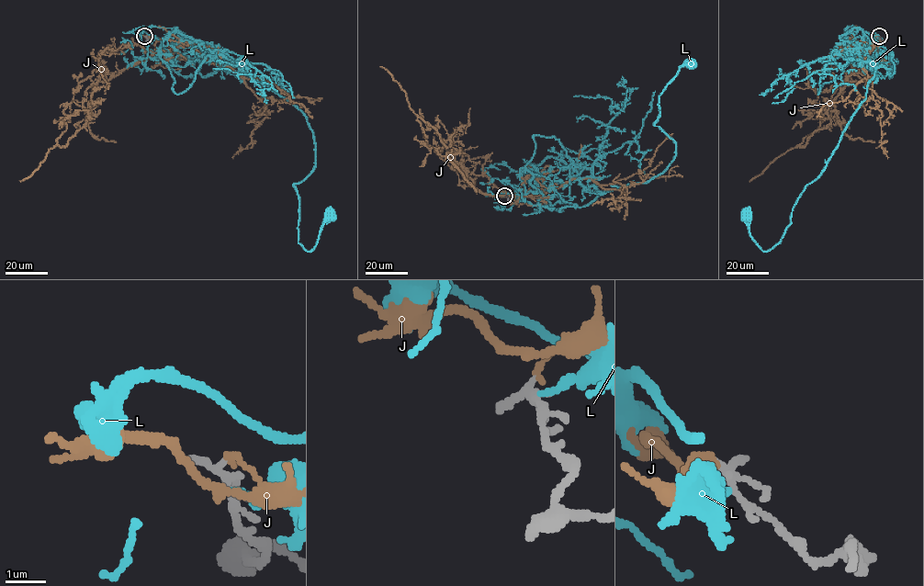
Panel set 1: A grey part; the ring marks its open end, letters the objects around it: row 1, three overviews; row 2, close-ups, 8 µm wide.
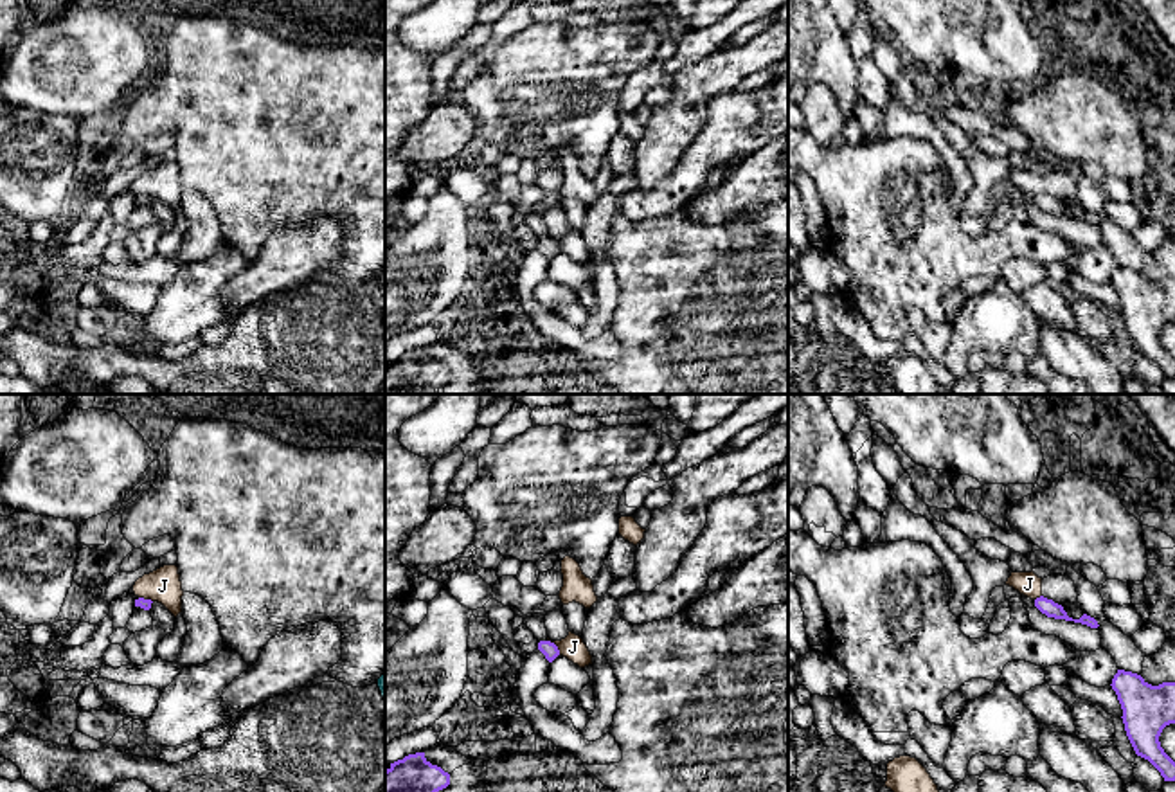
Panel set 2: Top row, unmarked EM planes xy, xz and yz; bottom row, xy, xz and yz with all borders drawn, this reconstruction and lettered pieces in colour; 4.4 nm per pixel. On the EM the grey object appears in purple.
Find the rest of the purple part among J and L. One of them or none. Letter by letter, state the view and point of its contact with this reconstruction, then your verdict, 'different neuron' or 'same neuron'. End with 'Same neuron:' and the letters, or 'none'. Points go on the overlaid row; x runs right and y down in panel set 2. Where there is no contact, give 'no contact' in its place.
J: contact xz (556, 647); different neuron
L: no contact; different neuron
Same neuron: none

